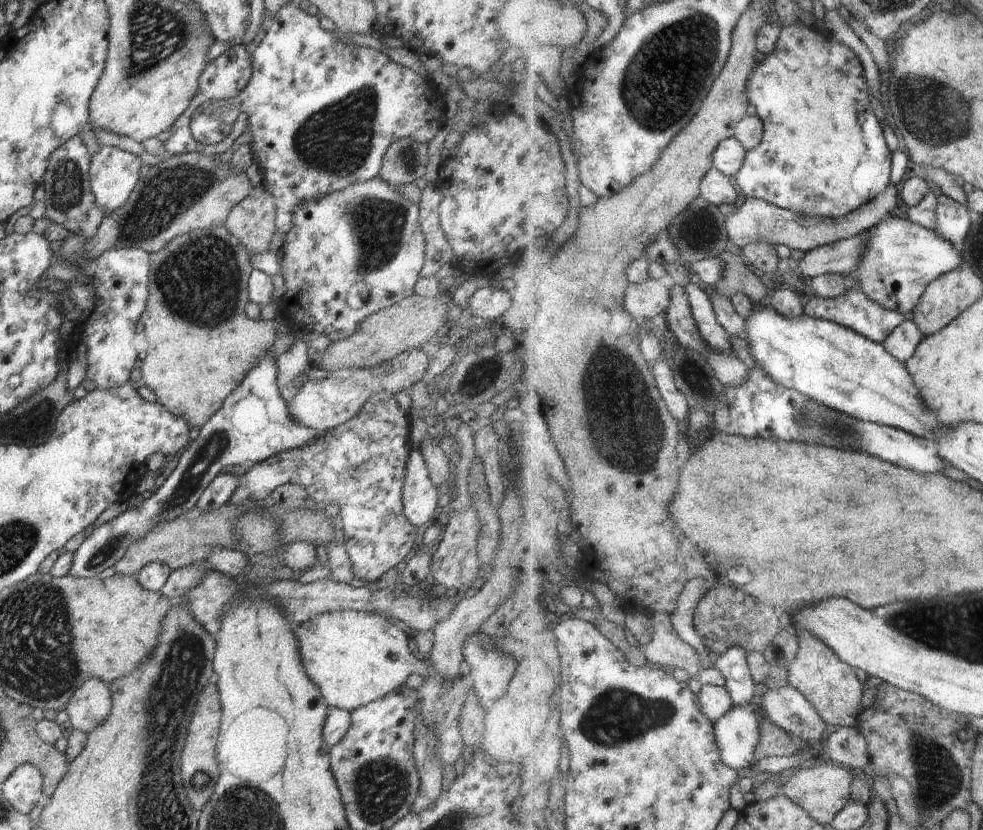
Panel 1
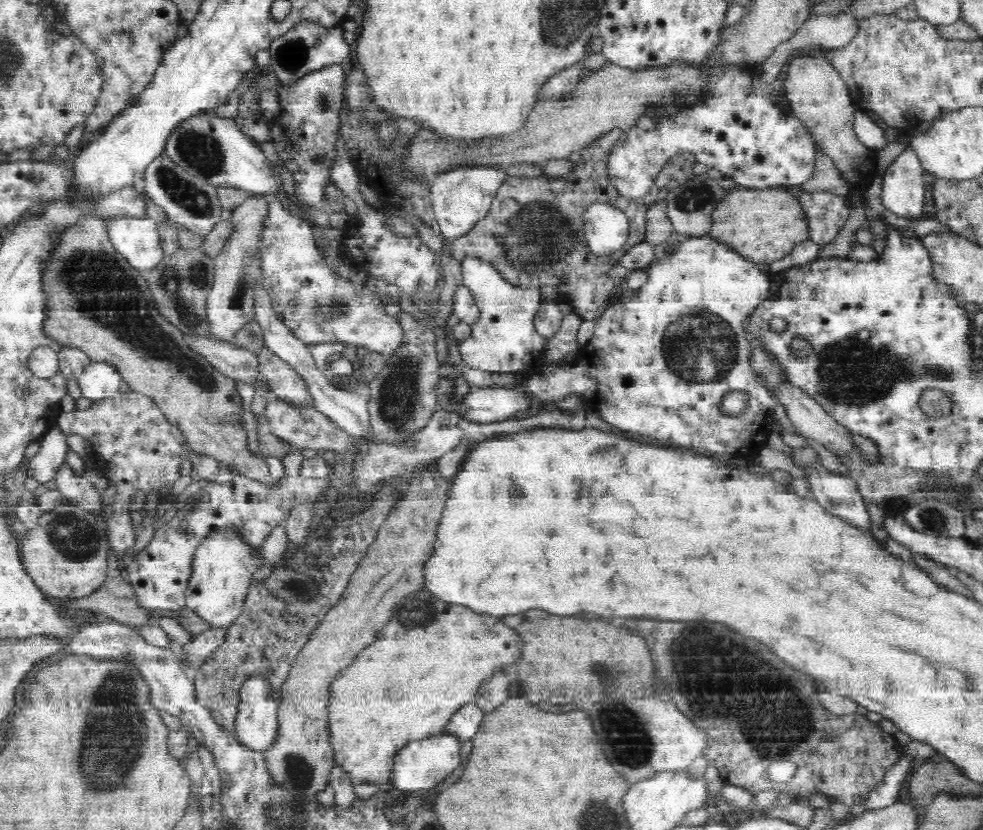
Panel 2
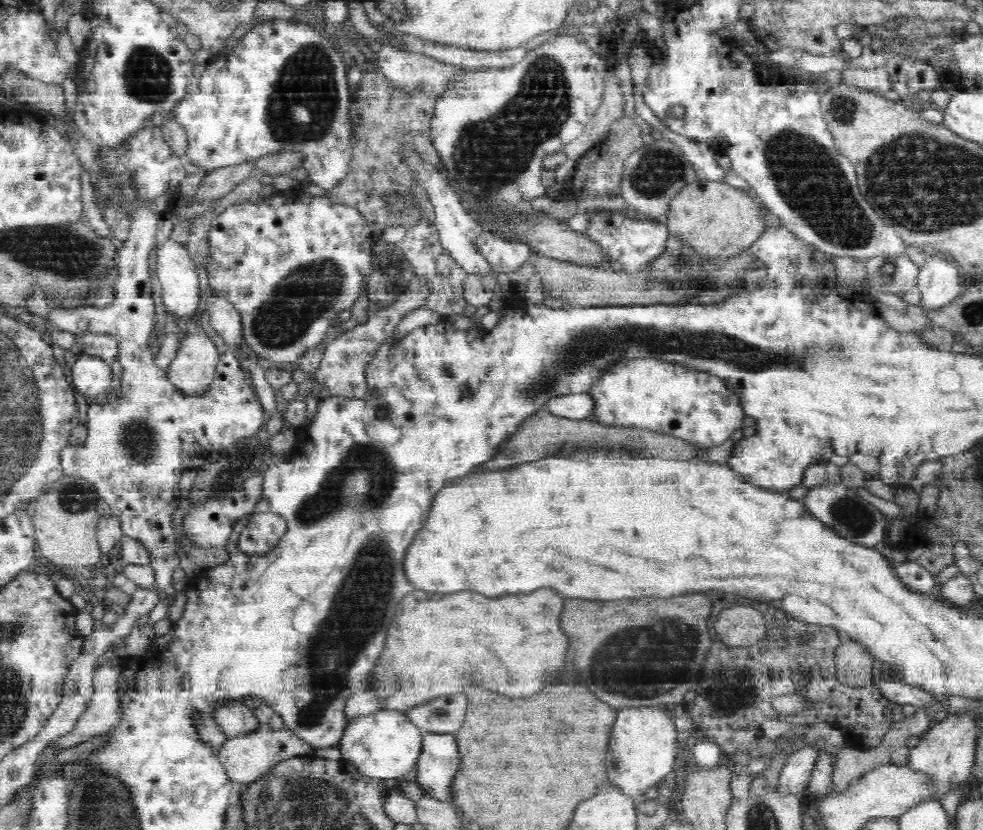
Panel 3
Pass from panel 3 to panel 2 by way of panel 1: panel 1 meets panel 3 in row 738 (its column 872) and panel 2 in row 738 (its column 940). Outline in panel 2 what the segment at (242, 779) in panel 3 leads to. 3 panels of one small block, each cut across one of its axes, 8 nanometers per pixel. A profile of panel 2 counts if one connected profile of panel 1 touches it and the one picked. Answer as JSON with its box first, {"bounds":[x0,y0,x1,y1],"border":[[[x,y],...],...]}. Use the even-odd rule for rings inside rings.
{"bounds":[234,677,280,753],"border":[[[256,677],[242,688],[234,739],[242,746],[265,753],[280,736],[278,704],[269,700],[267,683]]]}

